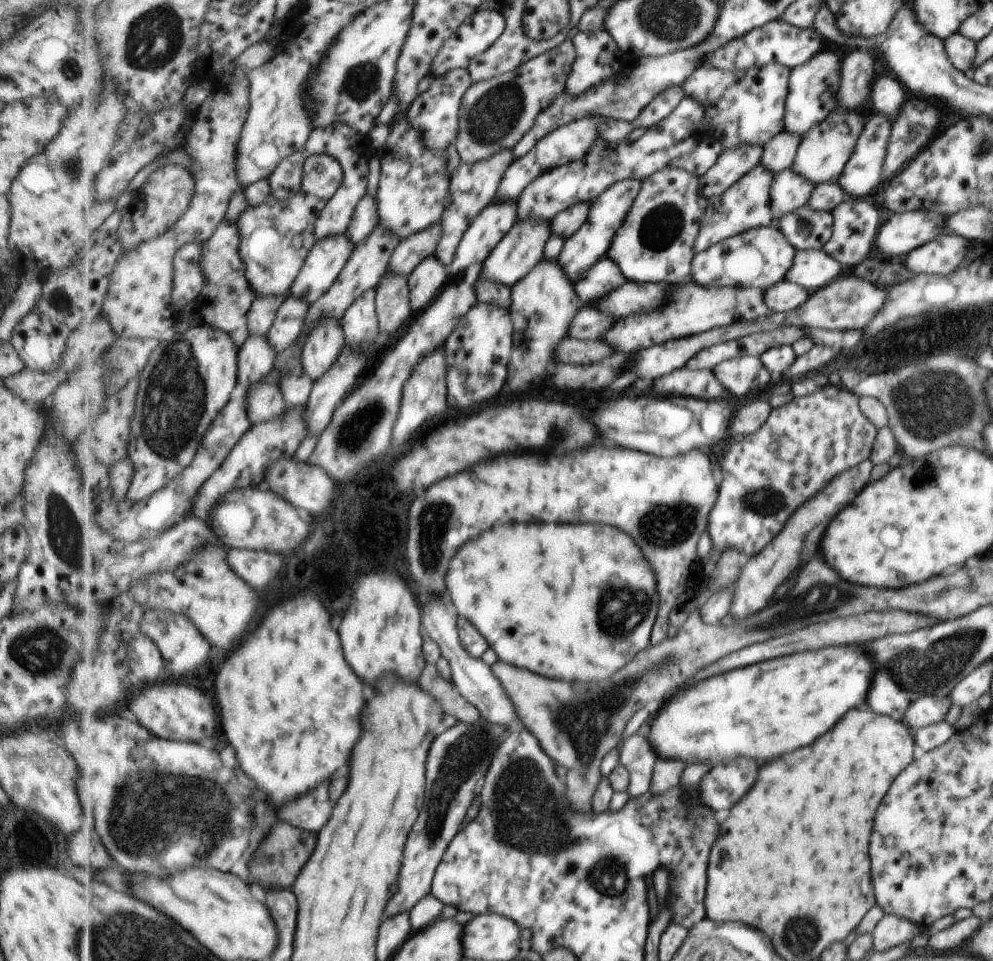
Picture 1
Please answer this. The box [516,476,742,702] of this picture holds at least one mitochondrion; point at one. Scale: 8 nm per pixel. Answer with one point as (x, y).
(630, 613)

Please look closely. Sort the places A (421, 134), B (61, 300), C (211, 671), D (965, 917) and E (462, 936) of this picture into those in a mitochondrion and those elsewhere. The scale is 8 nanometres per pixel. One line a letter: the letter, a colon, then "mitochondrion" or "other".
A: other
B: mitochondrion
C: other
D: other
E: other

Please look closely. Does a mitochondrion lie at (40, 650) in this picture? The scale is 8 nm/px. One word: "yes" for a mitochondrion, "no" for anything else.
yes

